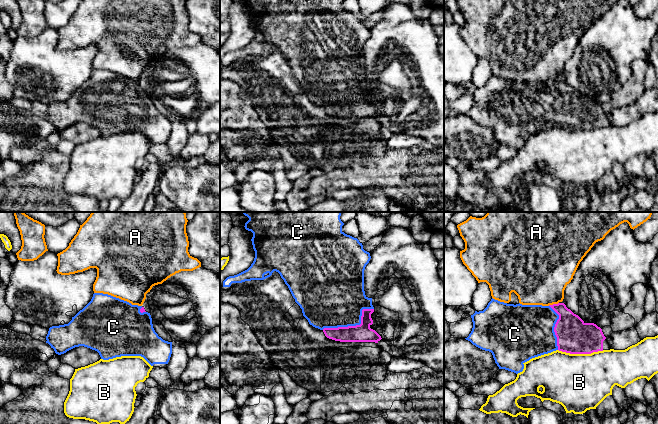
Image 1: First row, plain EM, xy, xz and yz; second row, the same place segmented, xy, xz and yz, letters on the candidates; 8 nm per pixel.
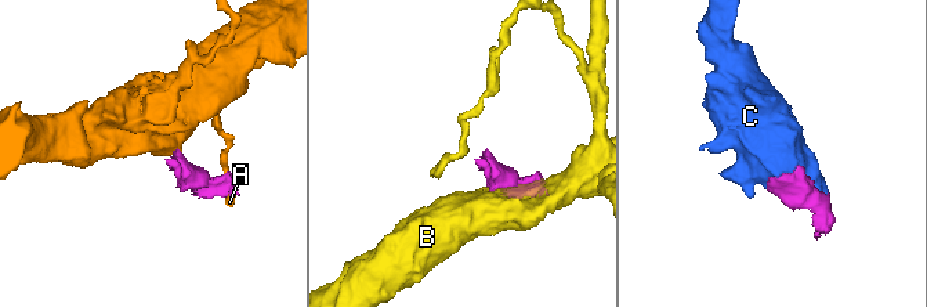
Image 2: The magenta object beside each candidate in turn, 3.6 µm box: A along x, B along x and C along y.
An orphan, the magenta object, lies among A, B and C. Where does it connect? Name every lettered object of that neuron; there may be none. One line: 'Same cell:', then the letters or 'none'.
Same cell: C

